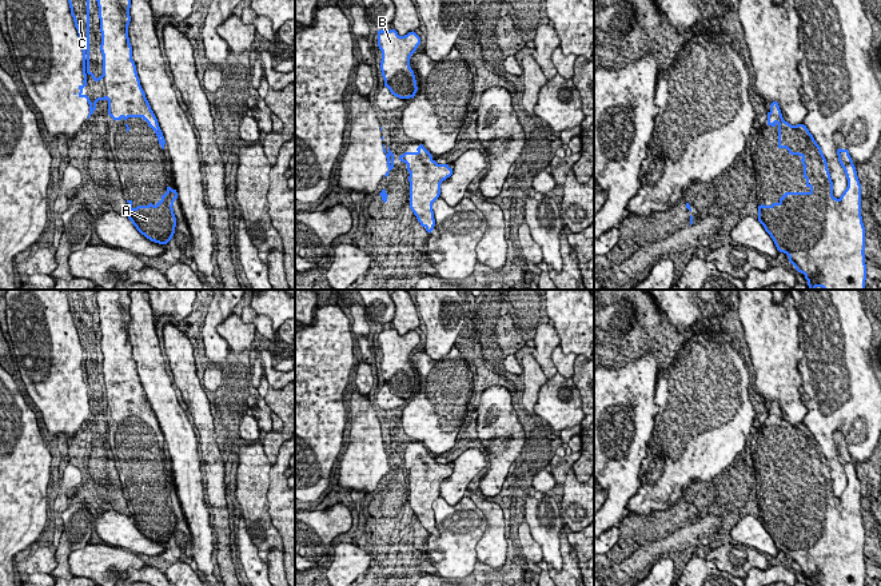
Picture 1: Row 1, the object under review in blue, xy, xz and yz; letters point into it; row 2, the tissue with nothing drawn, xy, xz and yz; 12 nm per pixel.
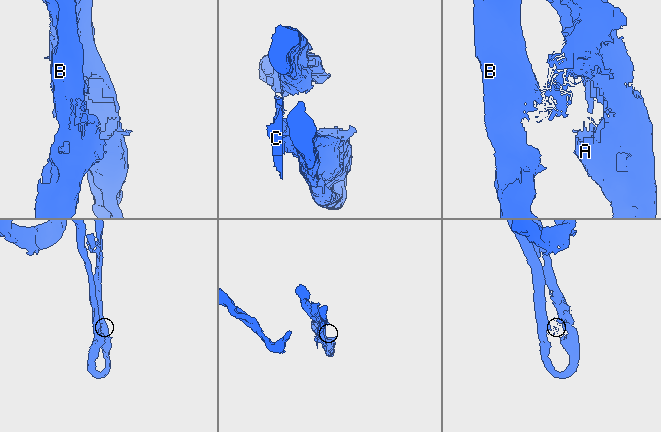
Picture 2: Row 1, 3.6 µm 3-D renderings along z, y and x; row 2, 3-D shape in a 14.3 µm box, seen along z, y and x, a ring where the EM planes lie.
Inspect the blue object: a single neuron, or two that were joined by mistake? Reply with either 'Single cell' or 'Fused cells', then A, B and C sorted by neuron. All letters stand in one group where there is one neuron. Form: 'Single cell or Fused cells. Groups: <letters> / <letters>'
Single cell. Groups: A B C

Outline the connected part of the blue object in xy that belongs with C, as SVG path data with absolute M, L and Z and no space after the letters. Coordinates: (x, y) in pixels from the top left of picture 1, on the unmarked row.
M71 290L68 302L83 350L83 384L79 396L89 403L89 415L99 399L108 399L108 414L113 419L141 416L148 422L164 449L164 435L140 384L132 346L128 336L131 320L131 290L97 290L103 354L103 374L95 376L89 370L89 290Z

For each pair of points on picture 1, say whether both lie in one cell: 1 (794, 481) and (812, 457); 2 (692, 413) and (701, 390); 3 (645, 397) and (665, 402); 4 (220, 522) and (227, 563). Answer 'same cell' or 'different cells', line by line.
1: same cell
2: same cell
3: different cells
4: same cell

